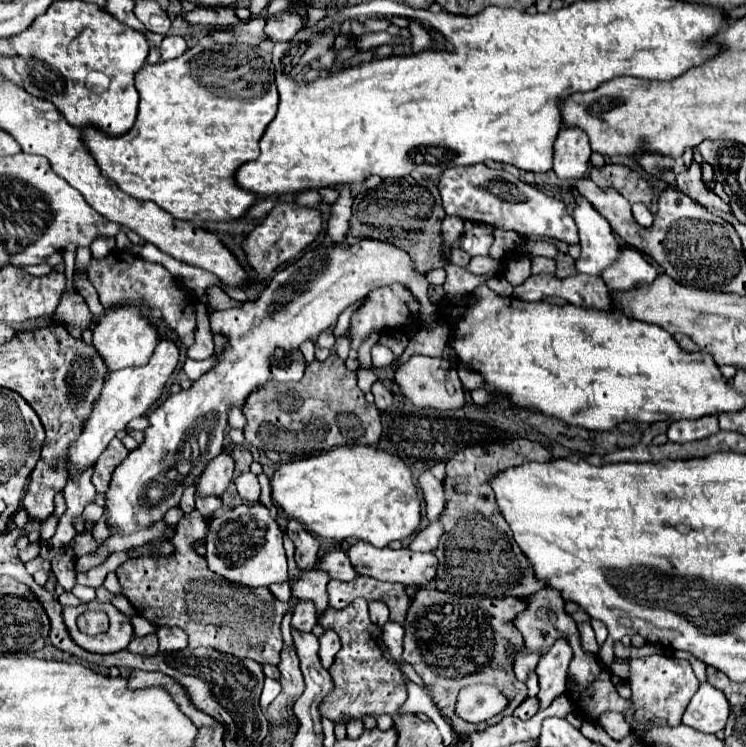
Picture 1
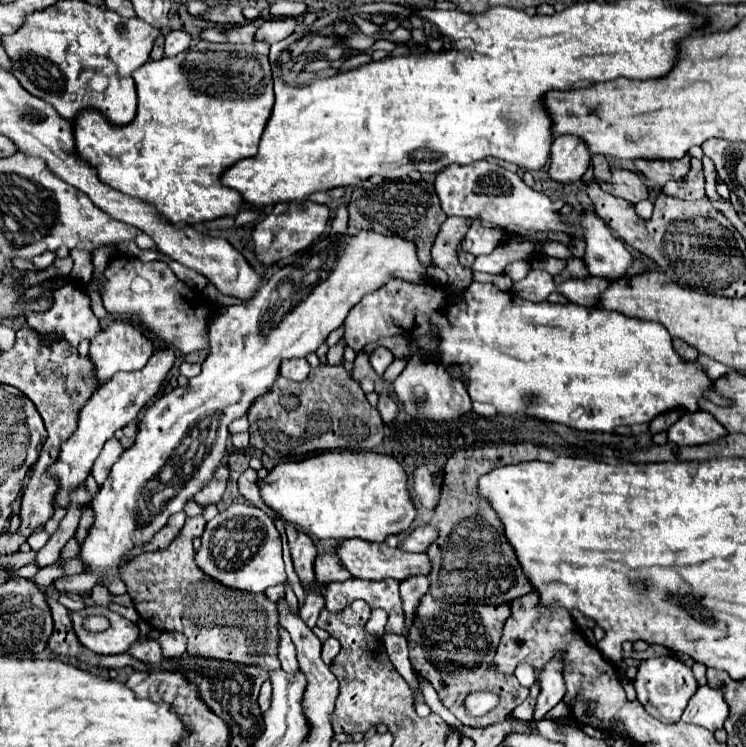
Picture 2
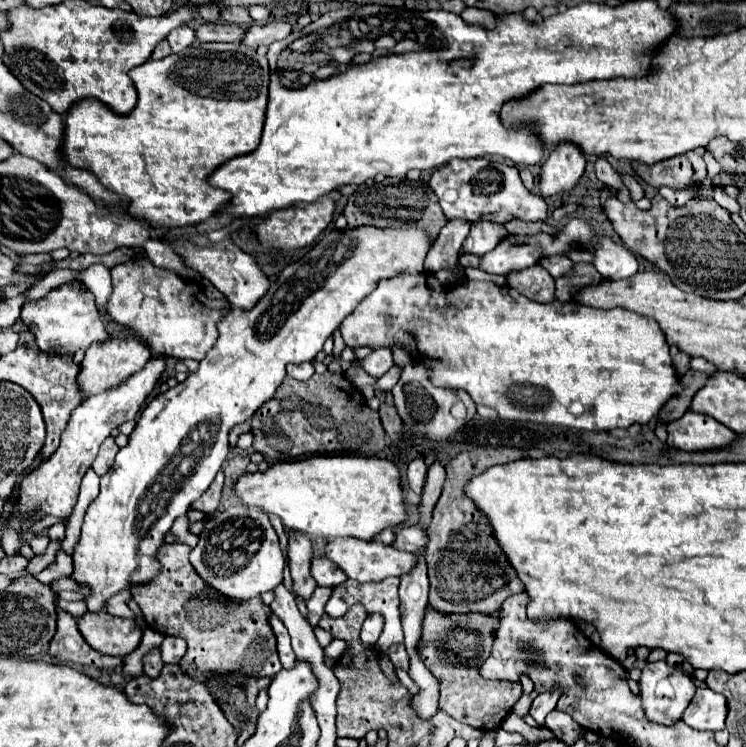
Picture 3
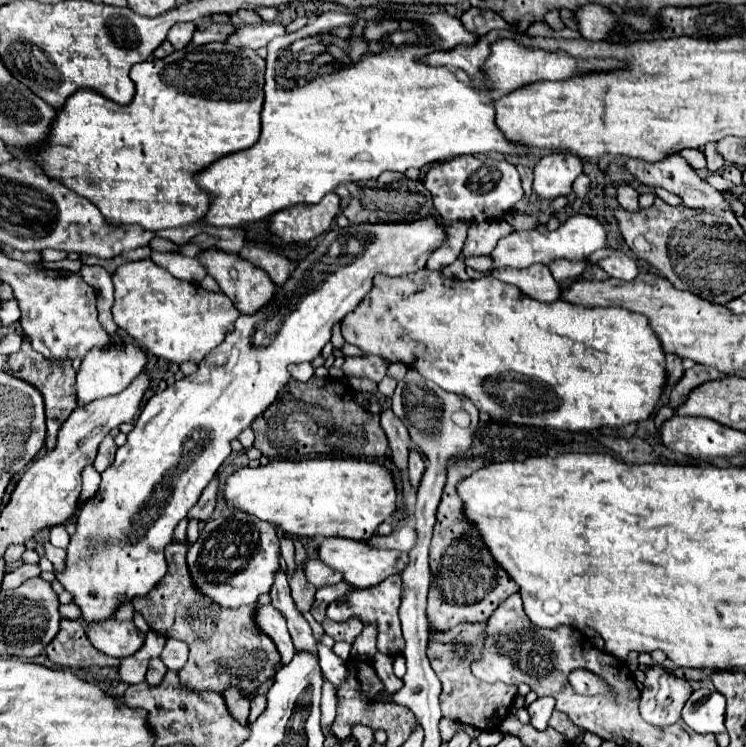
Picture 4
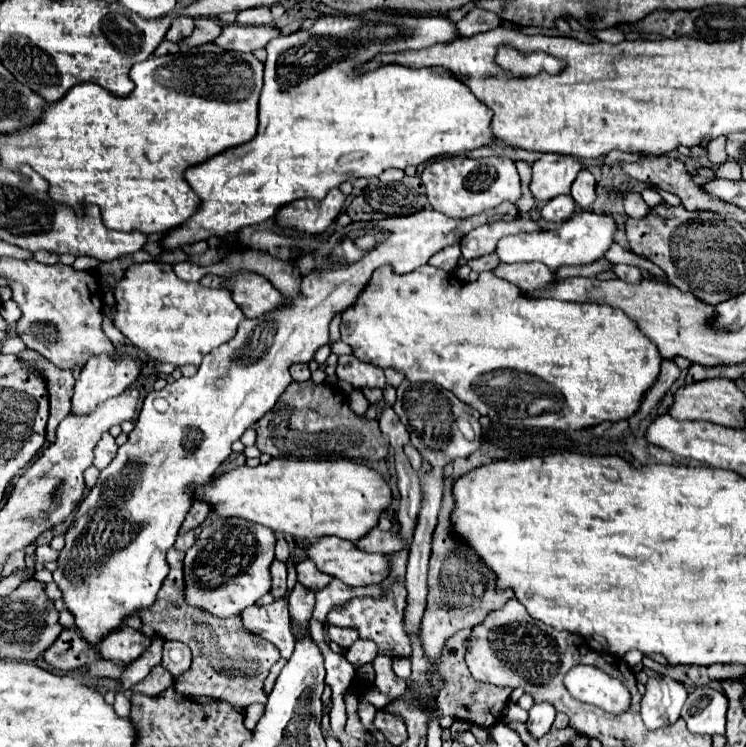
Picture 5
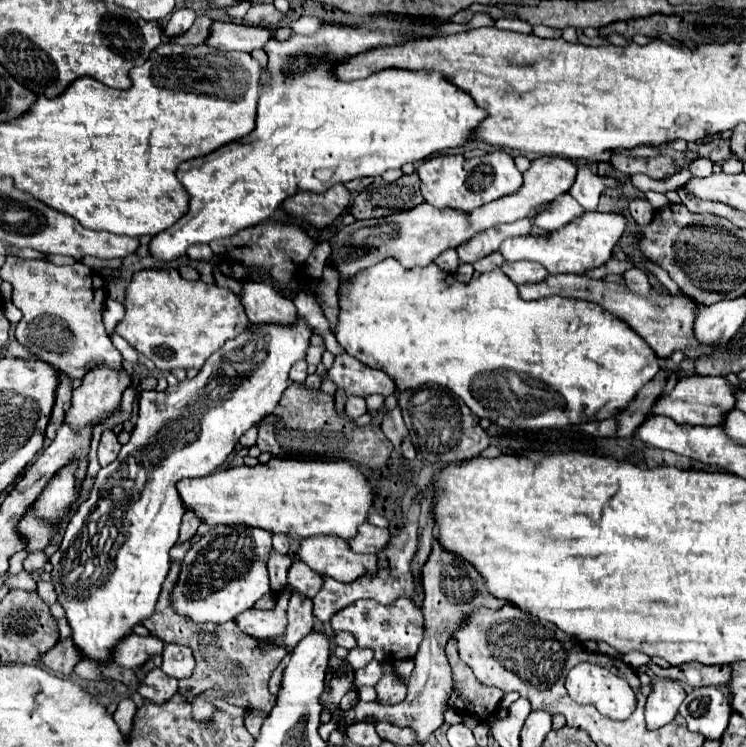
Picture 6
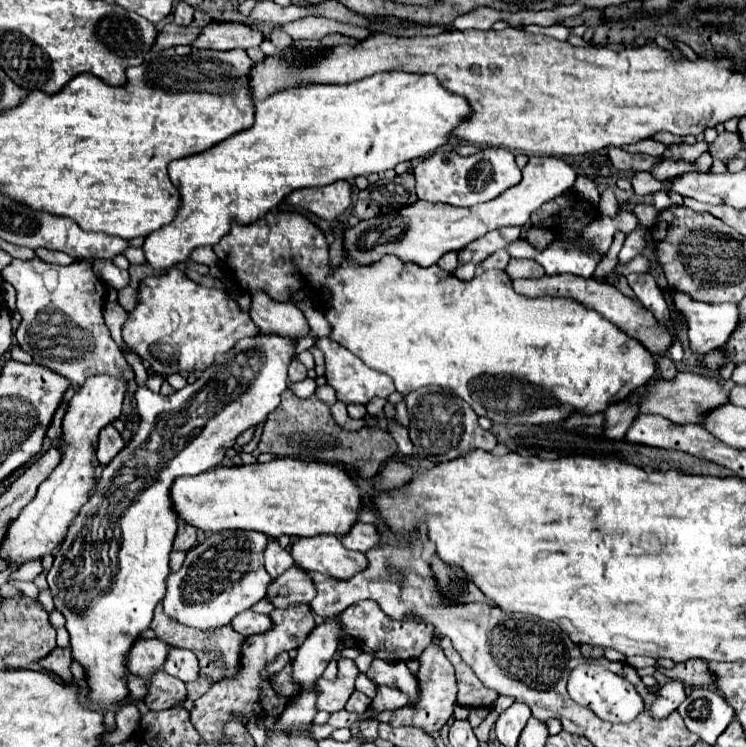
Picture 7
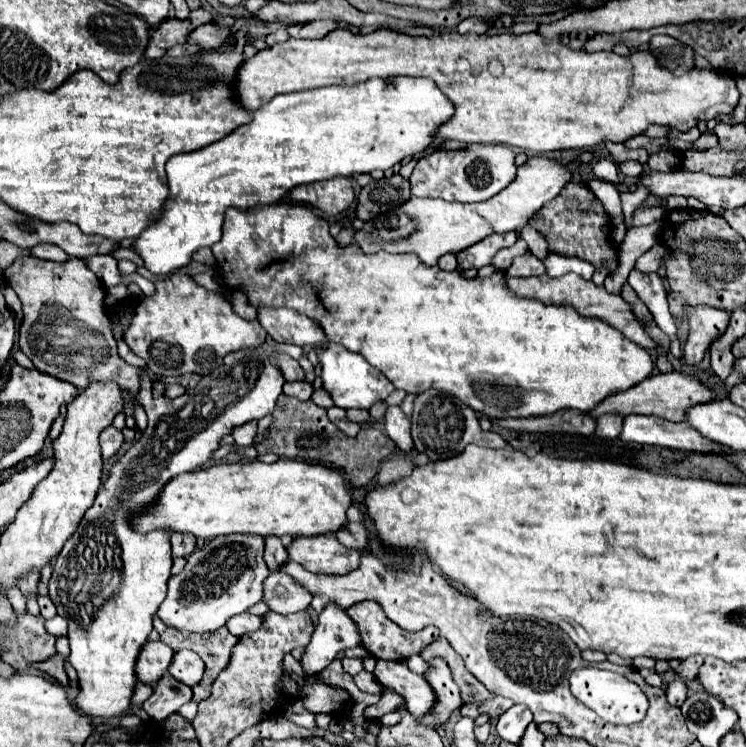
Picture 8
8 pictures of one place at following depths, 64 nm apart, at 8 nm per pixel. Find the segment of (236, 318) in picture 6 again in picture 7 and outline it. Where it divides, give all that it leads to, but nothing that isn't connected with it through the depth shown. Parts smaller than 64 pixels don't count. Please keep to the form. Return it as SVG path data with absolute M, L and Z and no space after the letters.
M178 268L162 274L162 276L150 276L142 280L140 284L140 302L136 308L128 314L126 324L122 326L122 338L128 344L132 352L136 352L142 360L150 362L152 372L160 376L170 376L176 372L204 372L208 366L214 364L216 354L224 354L230 348L236 346L238 340L248 336L258 336L260 328L252 322L252 318L242 312L236 302L222 290L216 288L204 288L196 282L192 282L184 272Z

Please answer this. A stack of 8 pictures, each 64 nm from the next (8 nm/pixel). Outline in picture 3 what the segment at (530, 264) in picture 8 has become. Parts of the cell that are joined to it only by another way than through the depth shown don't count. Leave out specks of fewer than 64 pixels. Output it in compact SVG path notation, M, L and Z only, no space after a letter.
M534 264L520 272L508 272L506 284L534 302L554 302L556 300L554 278L540 264Z

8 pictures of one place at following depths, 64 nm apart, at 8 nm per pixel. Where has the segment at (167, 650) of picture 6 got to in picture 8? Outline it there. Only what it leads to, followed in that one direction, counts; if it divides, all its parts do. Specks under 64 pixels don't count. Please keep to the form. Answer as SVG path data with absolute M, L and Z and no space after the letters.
M182 650L174 654L174 660L168 670L176 680L184 682L186 686L196 686L204 676L204 662L192 650Z

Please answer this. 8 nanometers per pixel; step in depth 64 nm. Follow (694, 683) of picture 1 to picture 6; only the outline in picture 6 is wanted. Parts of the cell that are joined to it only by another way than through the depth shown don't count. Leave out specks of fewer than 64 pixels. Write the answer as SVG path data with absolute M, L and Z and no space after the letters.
M662 680L662 682L654 682L654 690L648 696L646 702L646 724L648 728L656 730L664 724L668 724L674 714L678 712L678 706L684 702L686 692L682 688L682 684L678 684L676 680Z

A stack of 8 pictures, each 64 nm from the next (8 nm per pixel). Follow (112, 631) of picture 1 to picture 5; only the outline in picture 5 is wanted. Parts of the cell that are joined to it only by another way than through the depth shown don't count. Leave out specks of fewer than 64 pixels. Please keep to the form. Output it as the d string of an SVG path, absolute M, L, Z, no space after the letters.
M124 626L120 628L120 632L112 632L112 636L104 640L104 644L100 644L100 654L116 664L132 664L150 648L150 644L152 638Z

